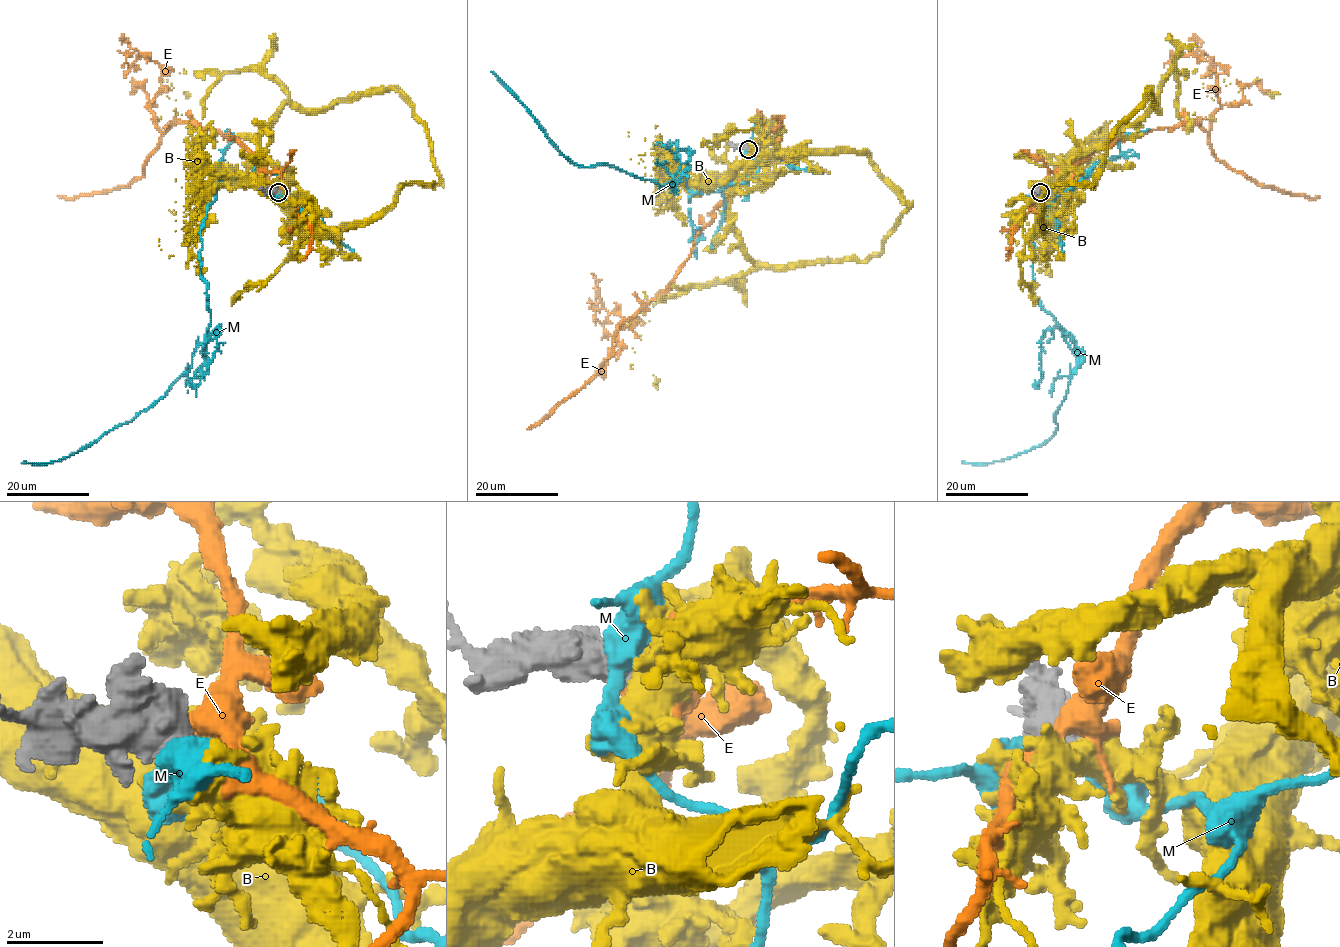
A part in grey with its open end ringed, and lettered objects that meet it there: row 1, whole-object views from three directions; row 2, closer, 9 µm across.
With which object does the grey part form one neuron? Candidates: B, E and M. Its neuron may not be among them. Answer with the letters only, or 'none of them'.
B

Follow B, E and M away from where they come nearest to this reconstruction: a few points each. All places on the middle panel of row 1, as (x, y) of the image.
B: (748, 148), (734, 172), (753, 172), (733, 187), (728, 219), (756, 266), (656, 301), (630, 367), (658, 389)
E: (747, 149), (751, 155), (668, 285), (617, 326), (613, 352), (600, 369), (527, 428)
M: (746, 146), (758, 174), (718, 191), (693, 193), (676, 142), (673, 188), (579, 166), (492, 71)

